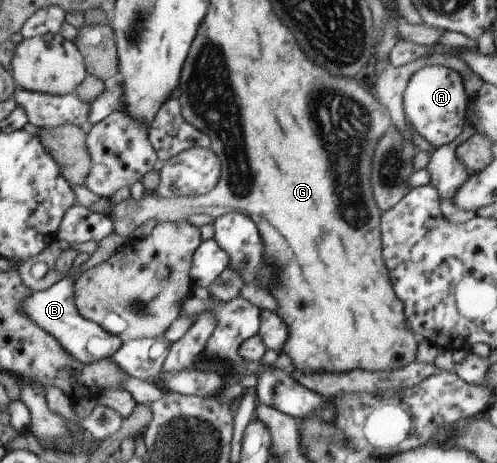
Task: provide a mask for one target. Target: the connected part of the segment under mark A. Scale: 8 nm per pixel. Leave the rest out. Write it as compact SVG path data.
M427 66L414 73L407 84L403 107L406 120L433 147L455 142L464 132L468 98L463 77L445 66Z

